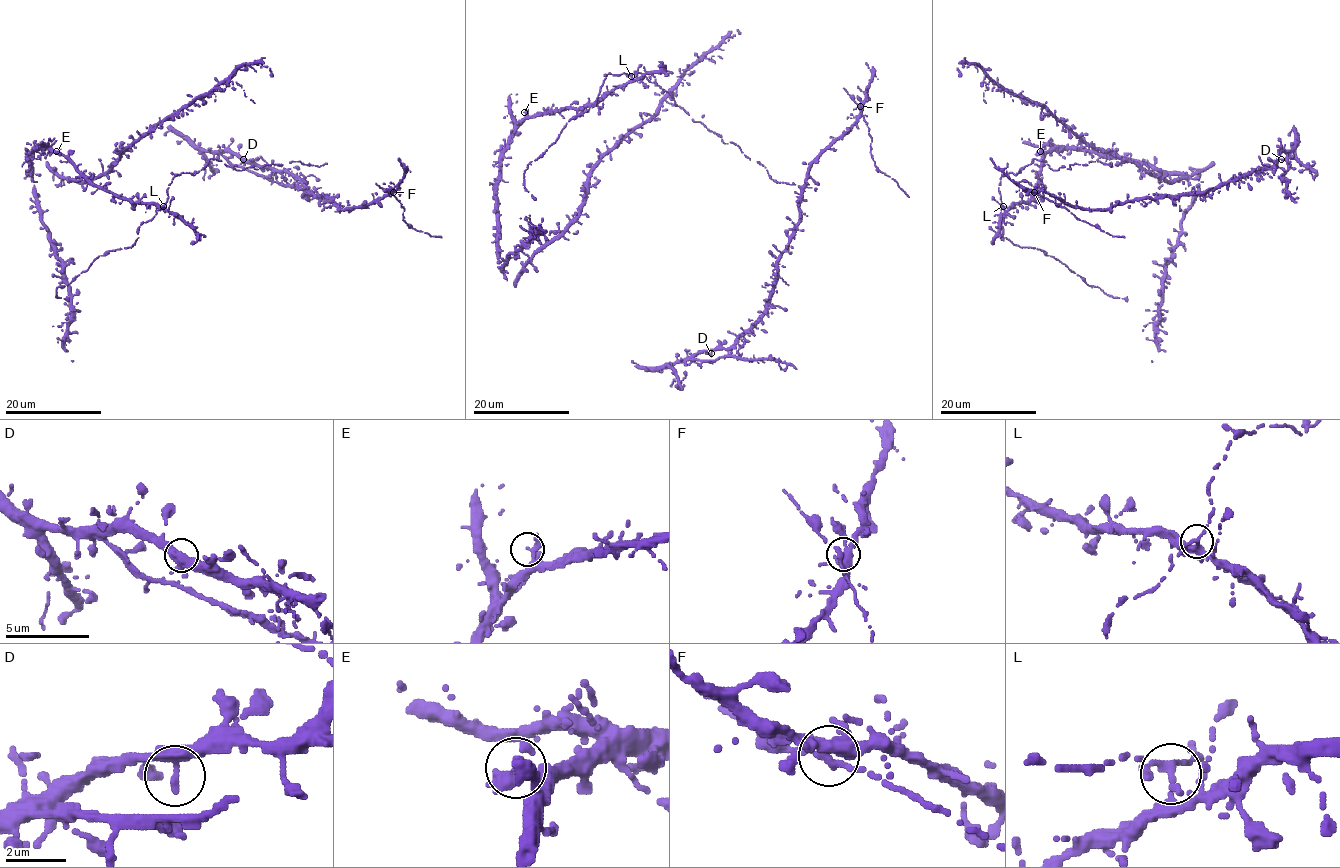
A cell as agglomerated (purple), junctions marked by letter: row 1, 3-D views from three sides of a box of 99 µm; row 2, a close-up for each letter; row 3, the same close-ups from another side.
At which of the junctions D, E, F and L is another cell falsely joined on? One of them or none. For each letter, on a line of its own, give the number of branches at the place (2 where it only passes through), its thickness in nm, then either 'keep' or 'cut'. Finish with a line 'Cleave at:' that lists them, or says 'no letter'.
D: branches 2; calibre 240 nm; keep
E: branches 2; calibre 220 nm; keep
F: branches 3; calibre 200 nm; keep
L: branches 3; calibre 200 nm; cut
Cleave at: L

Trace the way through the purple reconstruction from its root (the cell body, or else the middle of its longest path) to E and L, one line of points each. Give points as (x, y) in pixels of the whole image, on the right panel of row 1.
E: (1017, 203), (1025, 203), (1036, 192), (1037, 174), (1043, 159), (1040, 151)
L: (1017, 203), (1003, 206)

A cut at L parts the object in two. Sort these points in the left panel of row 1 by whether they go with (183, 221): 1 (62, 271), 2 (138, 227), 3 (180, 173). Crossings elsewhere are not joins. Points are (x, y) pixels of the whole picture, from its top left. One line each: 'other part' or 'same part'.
1: same part
2: other part
3: other part

